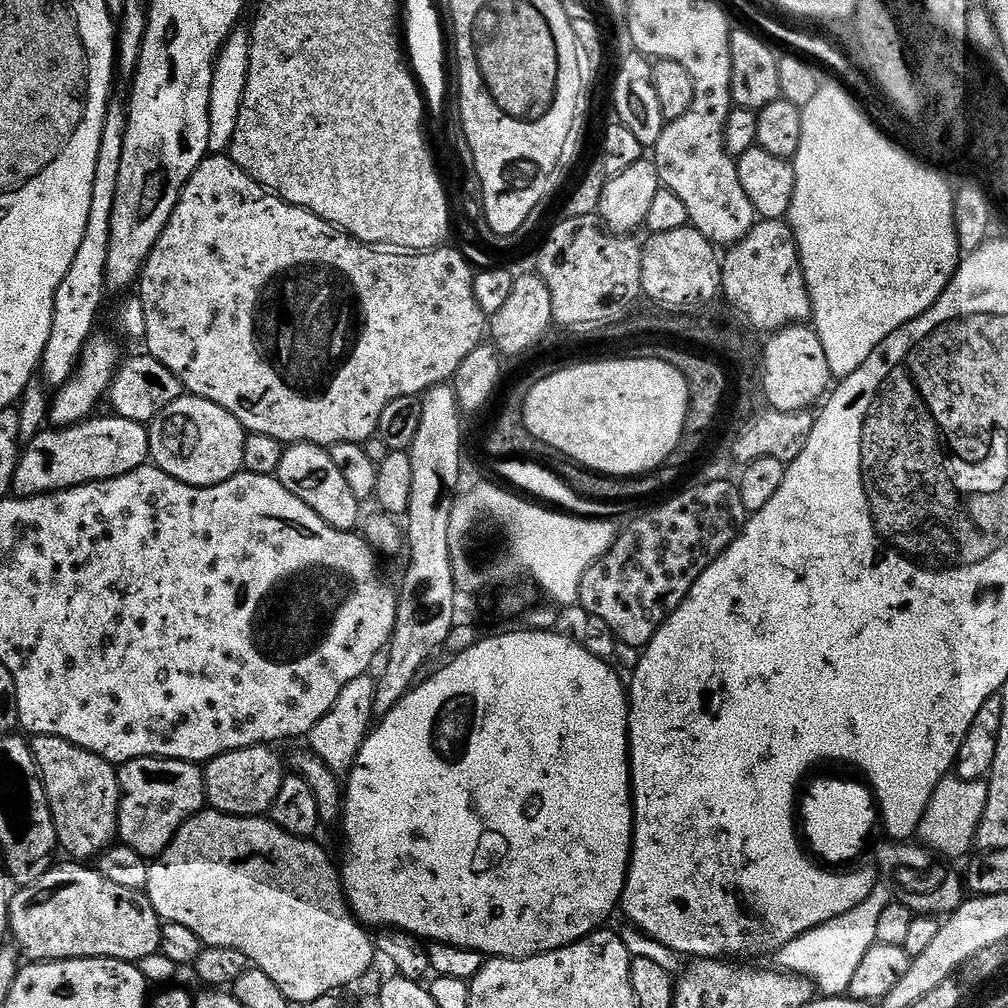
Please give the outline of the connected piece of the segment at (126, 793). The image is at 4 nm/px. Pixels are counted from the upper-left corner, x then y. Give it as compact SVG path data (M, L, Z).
M145 758L142 760L130 760L127 761L119 769L118 772L118 788L122 793L122 808L124 808L128 813L124 816L124 825L120 828L120 836L125 845L131 848L133 852L136 853L137 857L144 858L144 856L152 856L148 858L154 858L158 852L162 851L164 848L167 849L169 845L173 843L177 839L178 833L187 825L188 821L193 819L197 814L200 814L205 811L206 808L206 781L204 779L203 771L195 763L186 761L186 760L166 760L163 758Z

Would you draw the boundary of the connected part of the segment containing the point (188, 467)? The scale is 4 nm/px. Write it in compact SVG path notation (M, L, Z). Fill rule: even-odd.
M190 394L172 405L166 419L160 453L157 456L155 453L154 464L178 482L186 482L195 488L209 488L225 484L245 467L250 436L235 411L213 399L204 400Z

